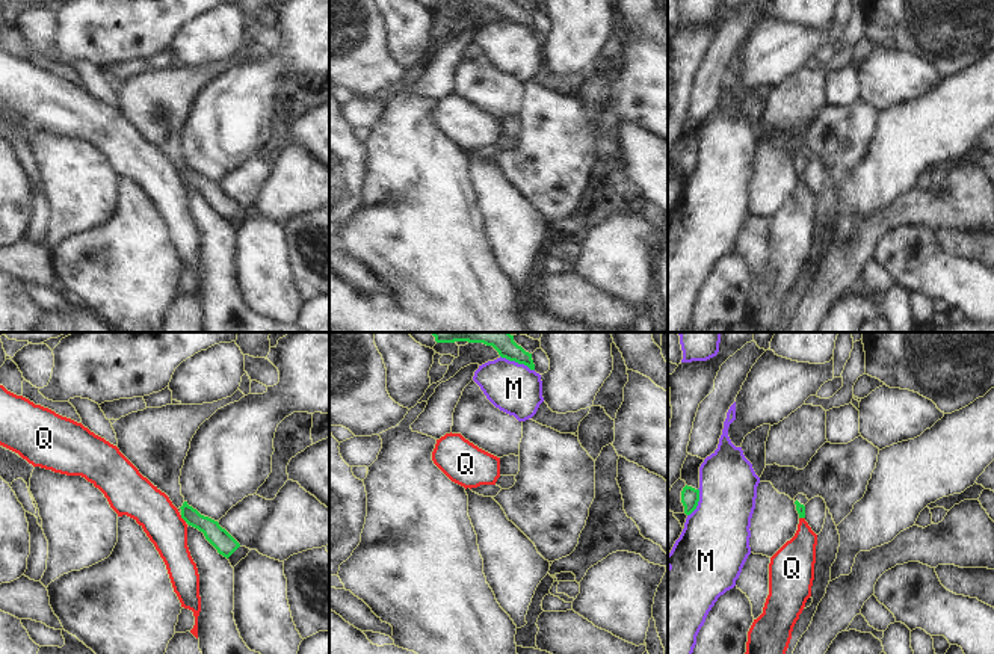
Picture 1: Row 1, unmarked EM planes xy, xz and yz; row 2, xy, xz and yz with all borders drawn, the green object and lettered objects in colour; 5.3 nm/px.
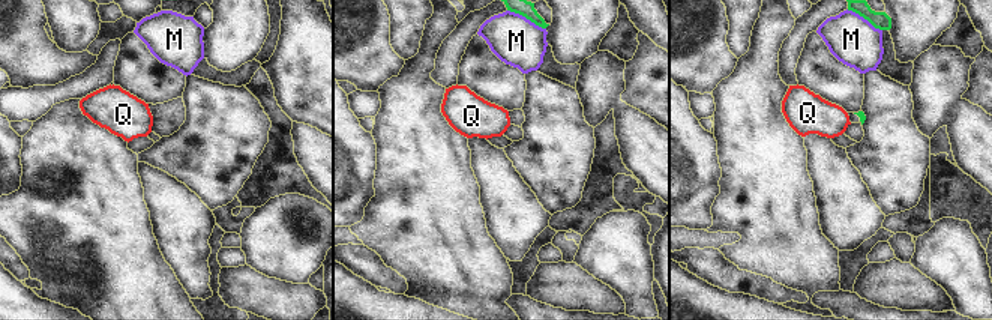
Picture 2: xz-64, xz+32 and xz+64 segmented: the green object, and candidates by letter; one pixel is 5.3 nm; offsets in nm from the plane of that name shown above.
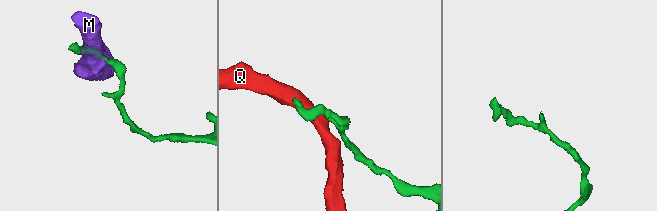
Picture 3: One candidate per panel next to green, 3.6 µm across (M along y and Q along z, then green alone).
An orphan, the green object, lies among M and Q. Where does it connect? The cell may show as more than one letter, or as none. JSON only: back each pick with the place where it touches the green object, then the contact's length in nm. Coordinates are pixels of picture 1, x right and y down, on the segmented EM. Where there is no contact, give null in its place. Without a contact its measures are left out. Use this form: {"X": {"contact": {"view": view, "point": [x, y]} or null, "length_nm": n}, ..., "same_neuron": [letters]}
{"same_neuron": []}

